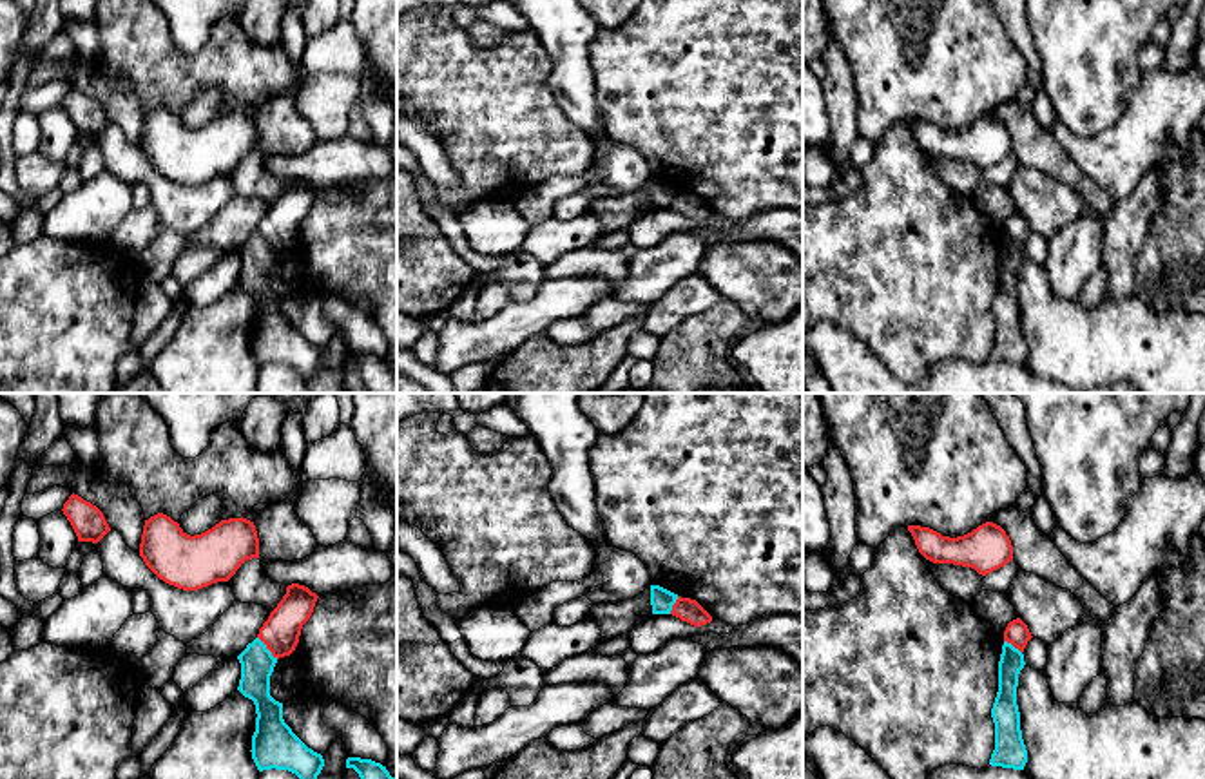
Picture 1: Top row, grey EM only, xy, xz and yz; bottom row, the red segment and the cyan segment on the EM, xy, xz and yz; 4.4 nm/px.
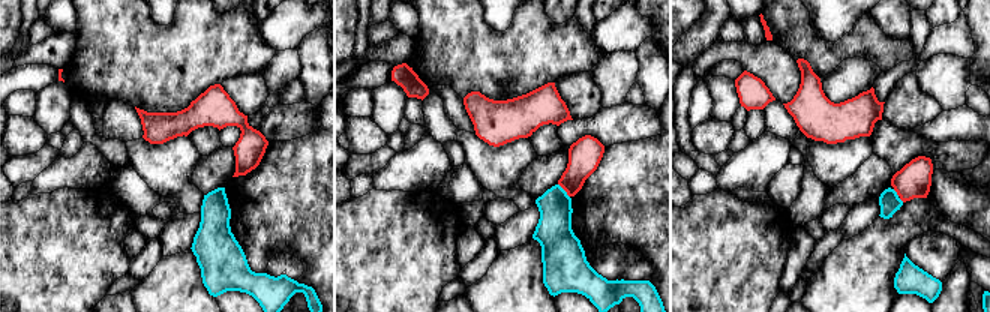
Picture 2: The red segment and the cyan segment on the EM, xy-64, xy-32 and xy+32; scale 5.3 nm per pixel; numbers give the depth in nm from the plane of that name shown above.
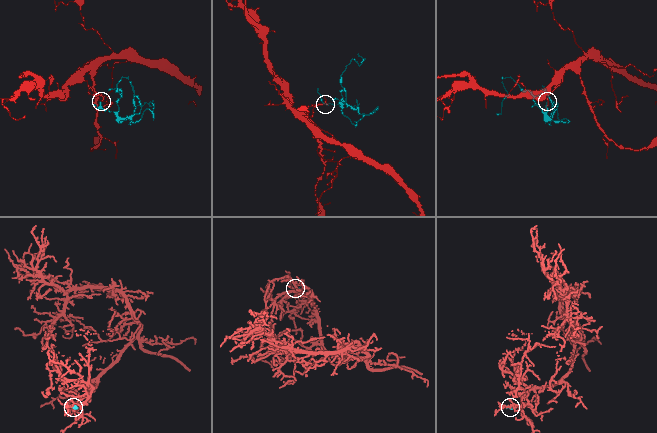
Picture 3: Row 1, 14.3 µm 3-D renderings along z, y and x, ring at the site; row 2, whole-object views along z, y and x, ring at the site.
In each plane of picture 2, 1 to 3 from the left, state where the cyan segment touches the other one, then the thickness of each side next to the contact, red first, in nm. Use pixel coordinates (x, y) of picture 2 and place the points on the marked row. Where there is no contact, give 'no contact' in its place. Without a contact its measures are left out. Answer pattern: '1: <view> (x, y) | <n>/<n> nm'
1: no contact
2: xy-32 (564, 189) | 180/200 nm
3: xy+32 (896, 191) | 190/110 nm

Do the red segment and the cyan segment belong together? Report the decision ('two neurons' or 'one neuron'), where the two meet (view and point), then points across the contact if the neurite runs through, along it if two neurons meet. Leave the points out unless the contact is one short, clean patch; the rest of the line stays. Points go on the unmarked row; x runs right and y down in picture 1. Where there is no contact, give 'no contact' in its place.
two neurons; meets red in xy at (267, 241); border along xy (258, 230), (278, 252)

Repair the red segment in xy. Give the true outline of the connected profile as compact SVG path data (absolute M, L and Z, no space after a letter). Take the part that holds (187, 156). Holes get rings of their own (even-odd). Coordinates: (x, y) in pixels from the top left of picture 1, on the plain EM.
M158 107L145 114L140 150L165 178L198 185L228 176L246 154L259 152L259 132L254 116L243 111L190 130Z

